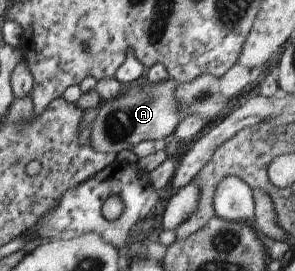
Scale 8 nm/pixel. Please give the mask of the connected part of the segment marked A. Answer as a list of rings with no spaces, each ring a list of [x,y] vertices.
[[[169,77],[163,82],[142,83],[140,80],[128,86],[125,94],[105,102],[100,106],[90,134],[89,142],[97,152],[119,153],[121,150],[133,150],[137,144],[146,140],[161,140],[175,132],[182,119],[181,104],[175,98],[177,80]]]

